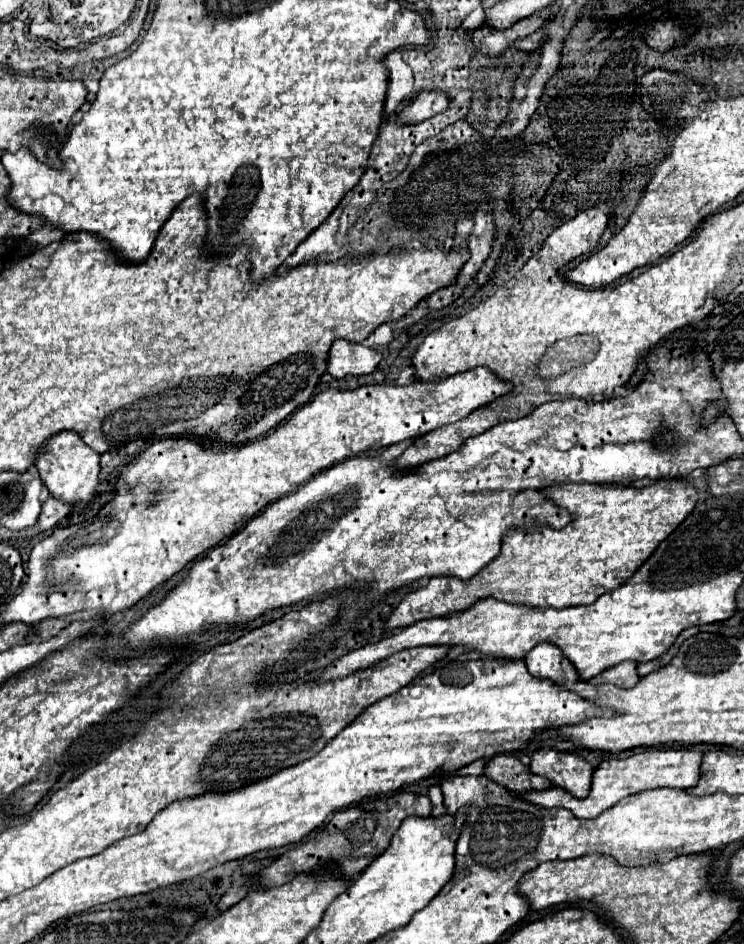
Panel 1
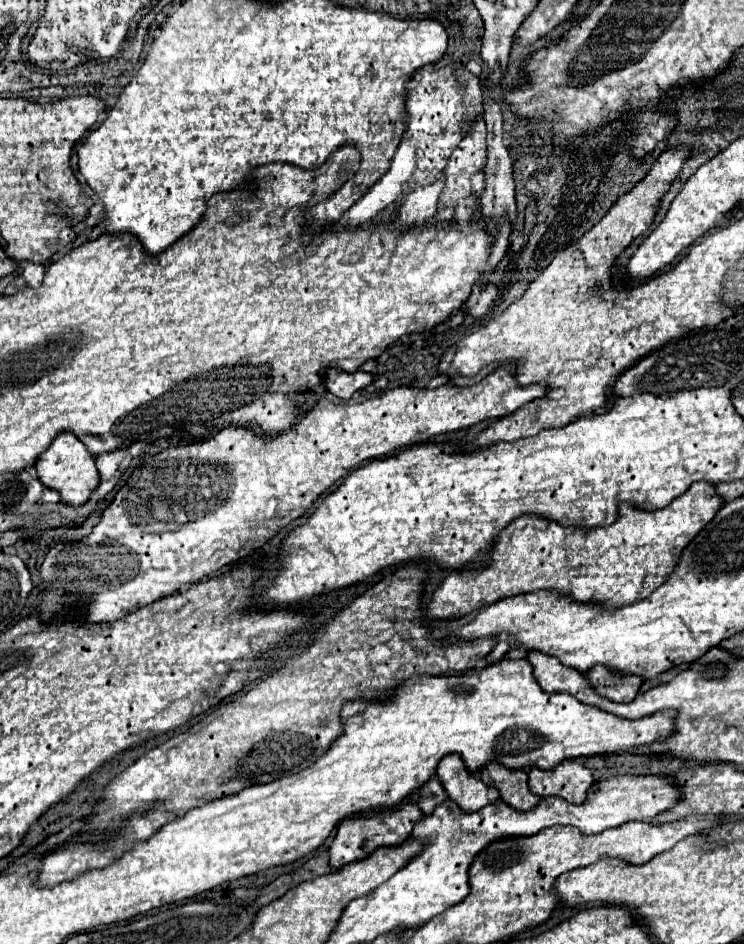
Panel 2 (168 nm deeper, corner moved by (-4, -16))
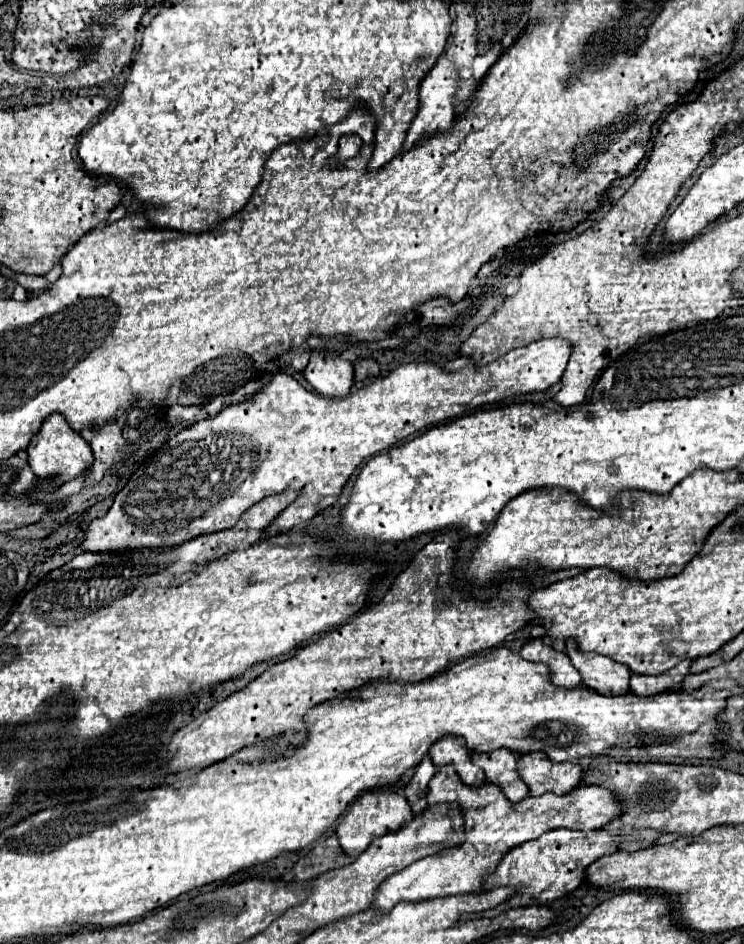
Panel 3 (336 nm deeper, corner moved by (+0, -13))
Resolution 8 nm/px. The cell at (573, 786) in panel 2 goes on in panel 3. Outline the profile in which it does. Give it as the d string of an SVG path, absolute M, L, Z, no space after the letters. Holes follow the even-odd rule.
M545 753L519 755L517 769L529 787L529 795L543 795L547 791L565 795L571 793L583 779L579 763L551 763Z

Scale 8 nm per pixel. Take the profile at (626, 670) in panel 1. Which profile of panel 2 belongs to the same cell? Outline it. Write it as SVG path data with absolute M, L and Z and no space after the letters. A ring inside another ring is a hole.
M596 665L587 674L591 685L595 686L597 694L609 698L611 702L631 702L637 696L637 692L643 684L643 680L639 676L619 676L605 671L610 670L603 665Z

